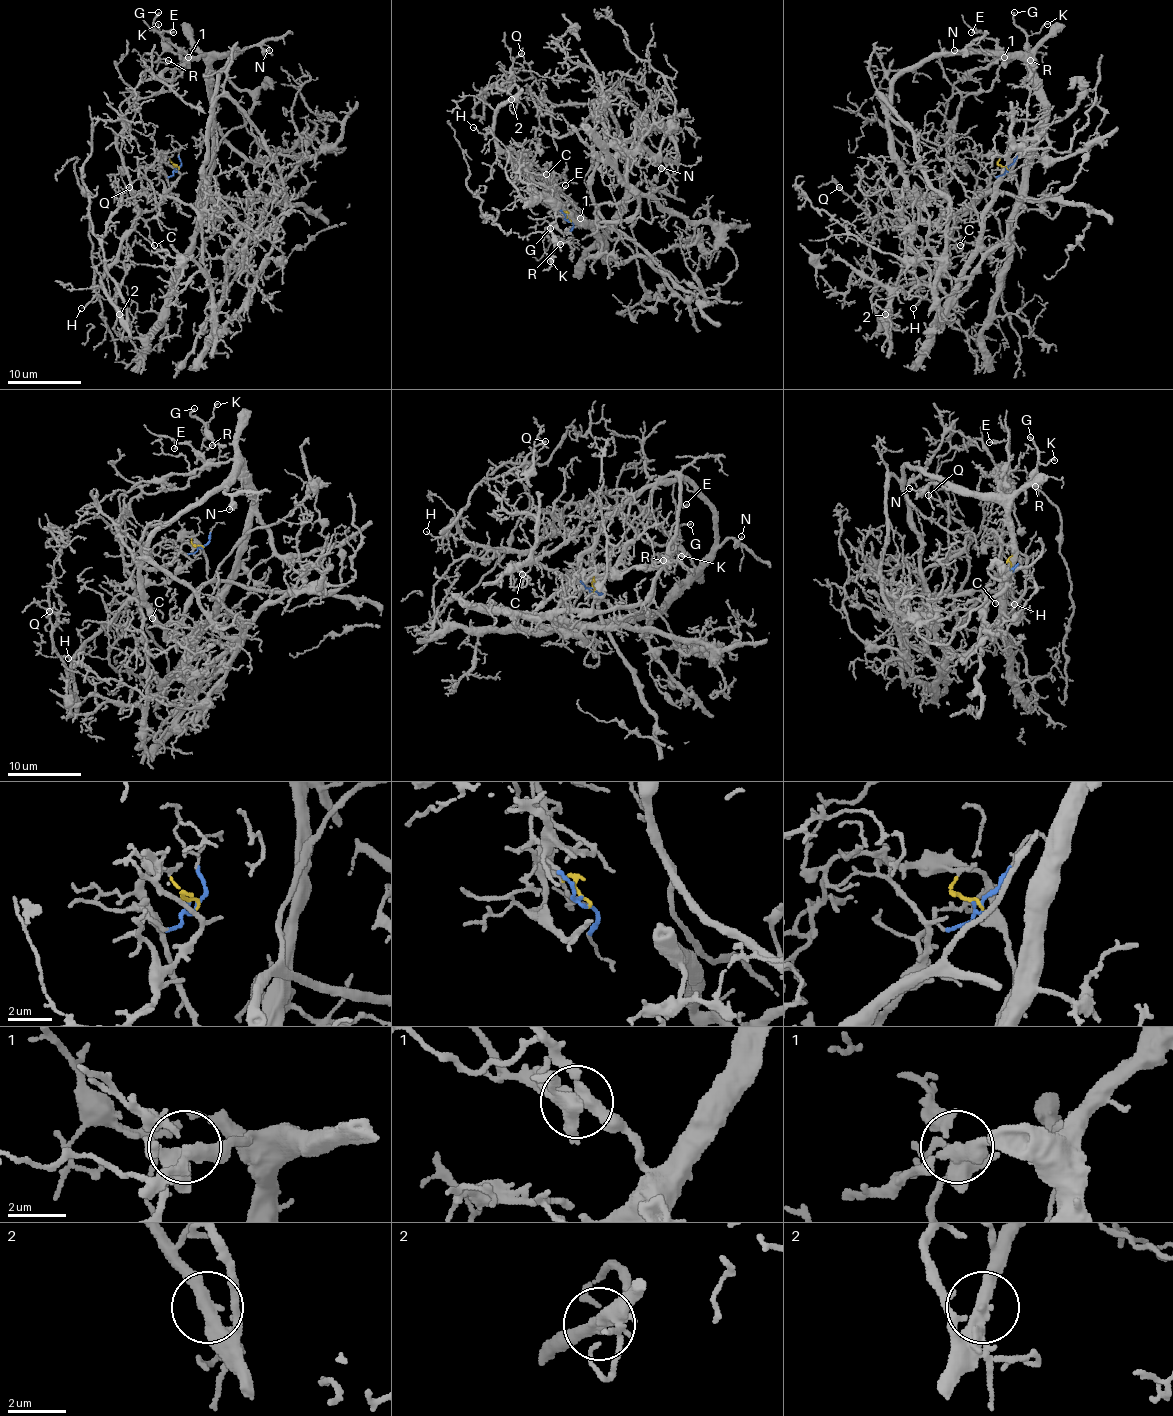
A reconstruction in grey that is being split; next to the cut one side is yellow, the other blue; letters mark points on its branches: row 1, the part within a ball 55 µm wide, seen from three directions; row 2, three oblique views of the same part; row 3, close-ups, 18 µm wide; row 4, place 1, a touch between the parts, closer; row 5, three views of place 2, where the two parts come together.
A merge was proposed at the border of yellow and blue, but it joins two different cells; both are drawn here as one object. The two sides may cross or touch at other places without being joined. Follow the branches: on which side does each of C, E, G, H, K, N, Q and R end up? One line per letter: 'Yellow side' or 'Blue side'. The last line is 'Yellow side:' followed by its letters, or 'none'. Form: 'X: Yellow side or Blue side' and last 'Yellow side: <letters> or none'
C: Blue side
E: Yellow side
G: Yellow side
H: Blue side
K: Yellow side
N: Yellow side
Q: Blue side
R: Yellow side
Yellow side: E, G, K, N, R

